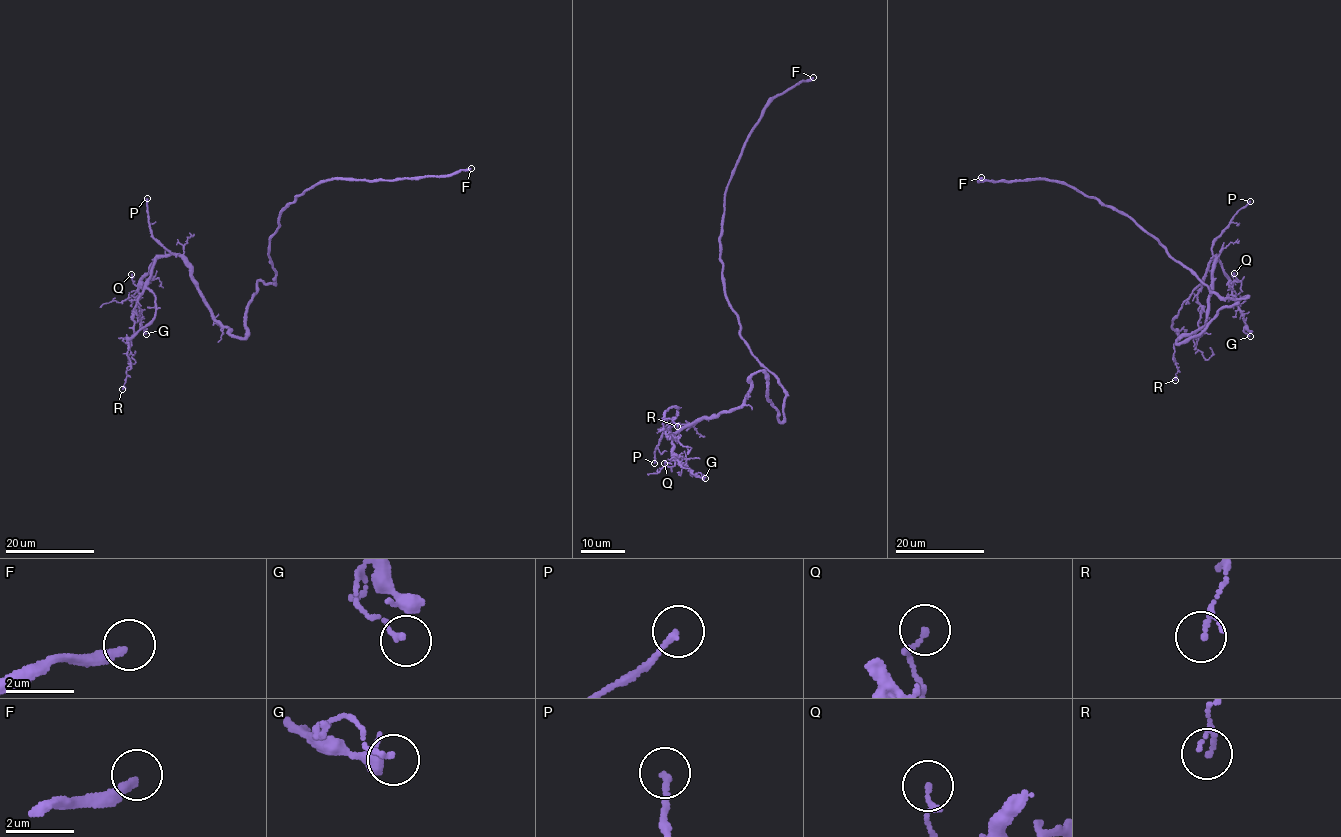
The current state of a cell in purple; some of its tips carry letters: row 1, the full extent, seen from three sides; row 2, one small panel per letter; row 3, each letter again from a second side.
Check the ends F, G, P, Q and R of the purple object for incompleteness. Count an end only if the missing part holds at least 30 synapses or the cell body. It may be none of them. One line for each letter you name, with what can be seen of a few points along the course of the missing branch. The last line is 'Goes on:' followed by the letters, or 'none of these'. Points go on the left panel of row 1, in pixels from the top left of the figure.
Goes on: F

